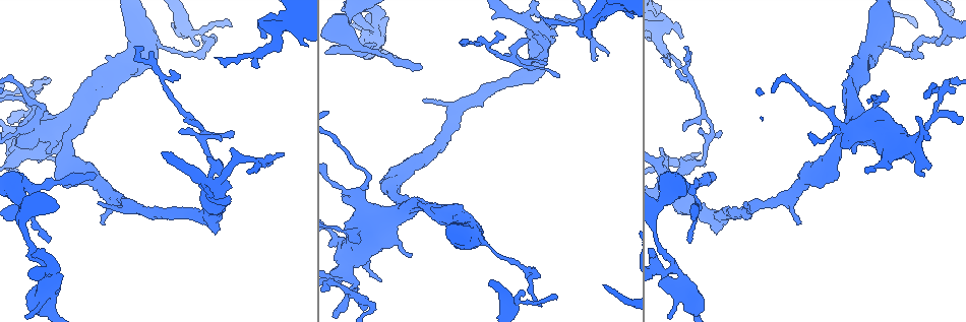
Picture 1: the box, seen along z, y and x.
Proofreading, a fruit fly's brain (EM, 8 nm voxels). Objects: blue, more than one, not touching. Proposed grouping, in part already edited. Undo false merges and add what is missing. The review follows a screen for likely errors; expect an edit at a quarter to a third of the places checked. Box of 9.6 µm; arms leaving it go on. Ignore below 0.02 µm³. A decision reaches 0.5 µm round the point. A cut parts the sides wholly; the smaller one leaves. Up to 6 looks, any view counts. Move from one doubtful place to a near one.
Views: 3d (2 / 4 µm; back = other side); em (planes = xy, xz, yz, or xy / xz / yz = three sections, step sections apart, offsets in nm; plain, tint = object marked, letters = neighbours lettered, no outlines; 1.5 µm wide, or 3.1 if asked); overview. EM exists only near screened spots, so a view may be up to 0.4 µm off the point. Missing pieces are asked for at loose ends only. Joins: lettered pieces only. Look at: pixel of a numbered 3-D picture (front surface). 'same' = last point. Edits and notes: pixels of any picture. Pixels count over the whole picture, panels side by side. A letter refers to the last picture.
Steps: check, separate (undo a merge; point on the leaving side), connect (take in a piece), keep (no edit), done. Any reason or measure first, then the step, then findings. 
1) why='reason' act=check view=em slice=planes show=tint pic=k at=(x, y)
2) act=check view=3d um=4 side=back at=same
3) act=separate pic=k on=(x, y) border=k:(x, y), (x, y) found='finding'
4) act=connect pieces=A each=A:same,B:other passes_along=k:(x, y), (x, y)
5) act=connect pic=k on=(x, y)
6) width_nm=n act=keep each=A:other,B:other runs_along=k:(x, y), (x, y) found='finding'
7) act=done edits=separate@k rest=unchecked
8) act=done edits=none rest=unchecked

why='branch stops here' act=check view=em slice=xz step=8 show=letters pic=1 at=(661, 57)

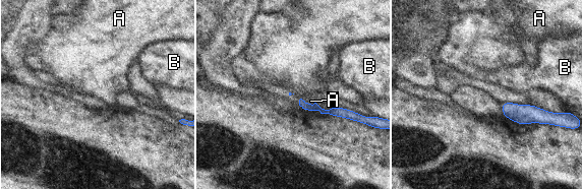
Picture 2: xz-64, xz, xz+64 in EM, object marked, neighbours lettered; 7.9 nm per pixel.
act=keep each=A:other,B:other found='no lettered piece goes on from it'

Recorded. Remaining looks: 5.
why='thin end' act=check view=3d um=2 pic=1 at=(103, 223)

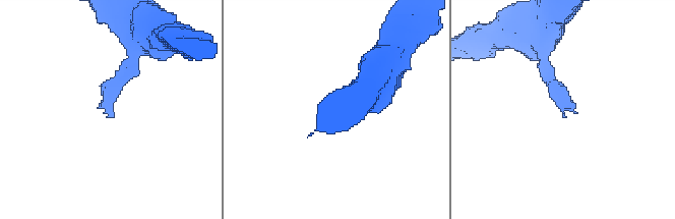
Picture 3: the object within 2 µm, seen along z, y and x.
why='shape alone is not enough' act=check view=em slice=xy step=8 show=letters pic=3 at=(563, 117)

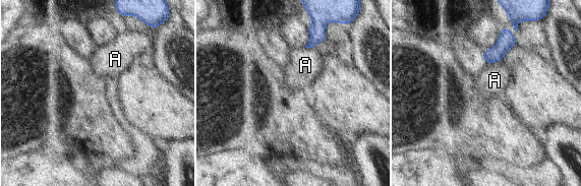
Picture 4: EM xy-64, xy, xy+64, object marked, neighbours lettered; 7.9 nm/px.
act=keep each=A:other border=4:(325, 38), (321, 42), (306, 48) found='none of them fits'

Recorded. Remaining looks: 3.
why='abrupt turn' act=check view=em slice=planes show=tint pic=1 at=(46, 81)

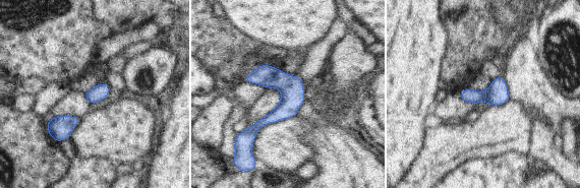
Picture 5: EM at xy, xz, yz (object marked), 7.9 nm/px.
act=check view=em slice=planes show=letters at=same

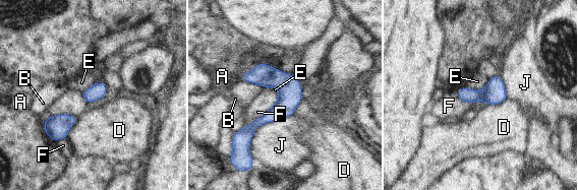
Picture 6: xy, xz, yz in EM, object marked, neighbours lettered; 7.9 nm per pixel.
width_nm=130 act=keep each=A:other,B:other,D:other,E:other,F:other,J:other runs_along=6:(293, 77), (289, 98), (245, 139) found='continuous, no second neuron'

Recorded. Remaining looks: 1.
act=done edits=none rest=unchecked

